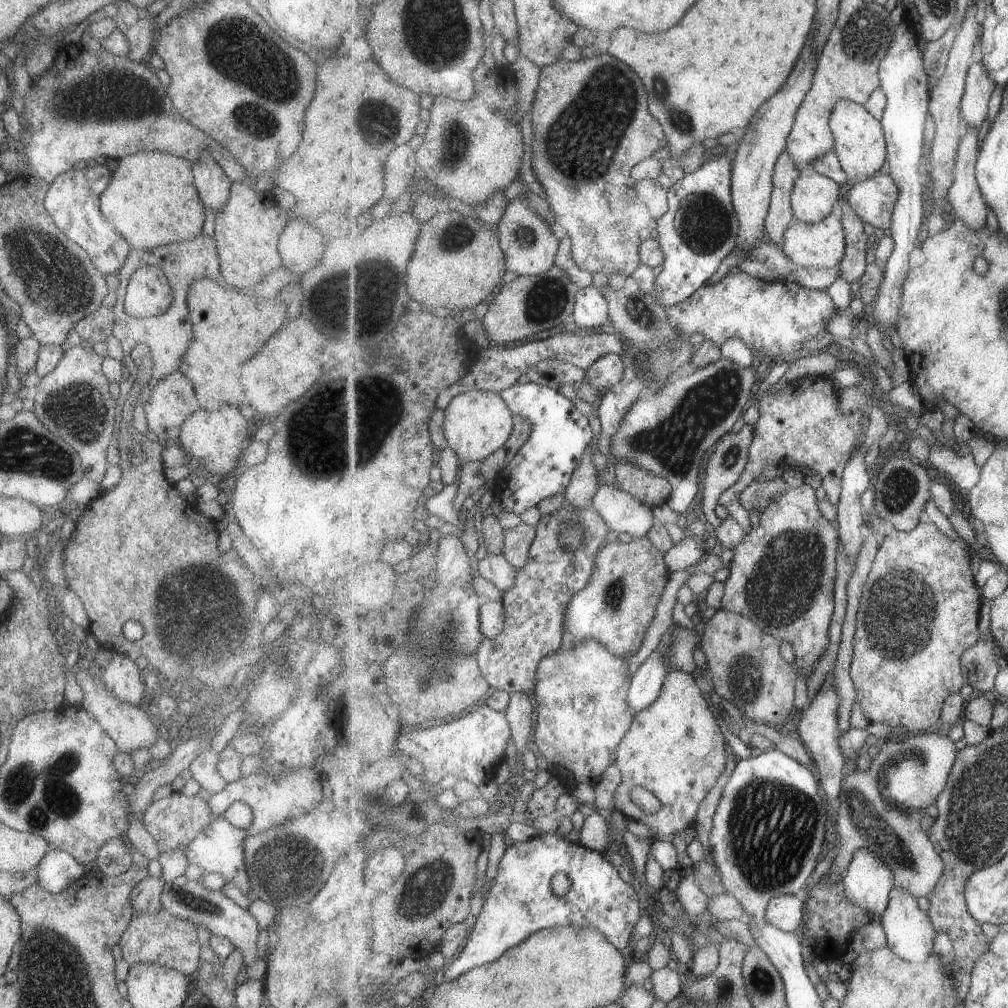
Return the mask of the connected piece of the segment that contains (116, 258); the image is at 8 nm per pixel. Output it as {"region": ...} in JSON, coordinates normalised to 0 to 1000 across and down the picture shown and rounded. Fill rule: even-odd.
{"region":[[[103,164],[85,166],[81,169],[67,168],[59,173],[48,185],[43,205],[63,233],[86,250],[94,267],[102,274],[118,269],[124,261],[128,244],[102,215],[98,207],[98,194],[104,189],[111,177],[111,171]]]}

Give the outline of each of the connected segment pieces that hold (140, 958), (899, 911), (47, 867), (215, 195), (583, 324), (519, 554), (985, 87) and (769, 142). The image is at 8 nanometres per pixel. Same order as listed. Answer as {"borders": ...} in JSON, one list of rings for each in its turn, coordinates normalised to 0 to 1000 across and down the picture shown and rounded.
{"borders":[[[[162,899],[155,905],[131,904],[128,917],[122,923],[117,938],[122,947],[121,952],[127,957],[134,954],[154,956],[172,961],[188,970],[197,960],[198,942],[193,917],[178,909],[170,909]]],[[[887,881],[883,887],[882,901],[876,907],[874,917],[878,921],[882,940],[892,949],[914,955],[926,948],[926,933],[929,928],[926,915],[924,915],[922,907],[918,907],[912,901],[910,891],[904,889],[900,883]]],[[[58,842],[47,845],[35,861],[36,877],[46,885],[57,886],[67,881],[82,867],[83,859]]],[[[200,150],[198,157],[189,162],[189,168],[192,185],[195,187],[194,190],[200,204],[212,212],[217,211],[226,198],[229,183],[227,177],[204,150]]],[[[587,283],[573,288],[573,297],[566,319],[575,328],[594,325],[606,319],[605,305],[602,296],[598,293],[597,286]]],[[[515,520],[509,526],[501,526],[503,534],[503,556],[509,560],[513,565],[519,563],[525,557],[528,541],[532,534],[531,522]]],[[[974,60],[967,62],[960,72],[958,91],[954,98],[954,119],[961,127],[969,127],[981,113],[981,99],[988,83],[979,73]]],[[[807,30],[801,46],[797,48],[792,63],[785,71],[781,82],[761,102],[753,107],[733,141],[726,167],[726,194],[734,230],[732,244],[742,249],[757,236],[760,230],[760,217],[764,210],[768,190],[768,172],[773,157],[780,151],[782,139],[787,130],[793,107],[800,99],[808,83],[809,69],[812,67],[811,56],[807,52]]]]}

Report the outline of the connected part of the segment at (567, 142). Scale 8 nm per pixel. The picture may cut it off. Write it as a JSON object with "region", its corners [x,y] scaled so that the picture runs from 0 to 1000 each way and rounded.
{"region":[[[603,52],[572,62],[558,59],[541,65],[532,91],[528,128],[529,173],[541,189],[552,222],[567,237],[567,258],[586,272],[597,271],[603,275],[620,270],[628,272],[637,262],[636,228],[644,226],[649,215],[645,207],[632,198],[630,187],[624,185],[624,175],[637,160],[662,146],[660,129],[645,111],[642,87],[637,77],[624,63]]]}

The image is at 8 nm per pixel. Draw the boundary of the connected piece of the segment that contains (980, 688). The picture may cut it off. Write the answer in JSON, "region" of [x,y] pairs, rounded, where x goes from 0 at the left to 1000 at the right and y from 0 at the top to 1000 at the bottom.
{"region":[[[972,635],[965,643],[961,643],[954,653],[955,672],[967,688],[988,686],[992,663],[987,643],[991,643],[987,635],[984,637]]]}

